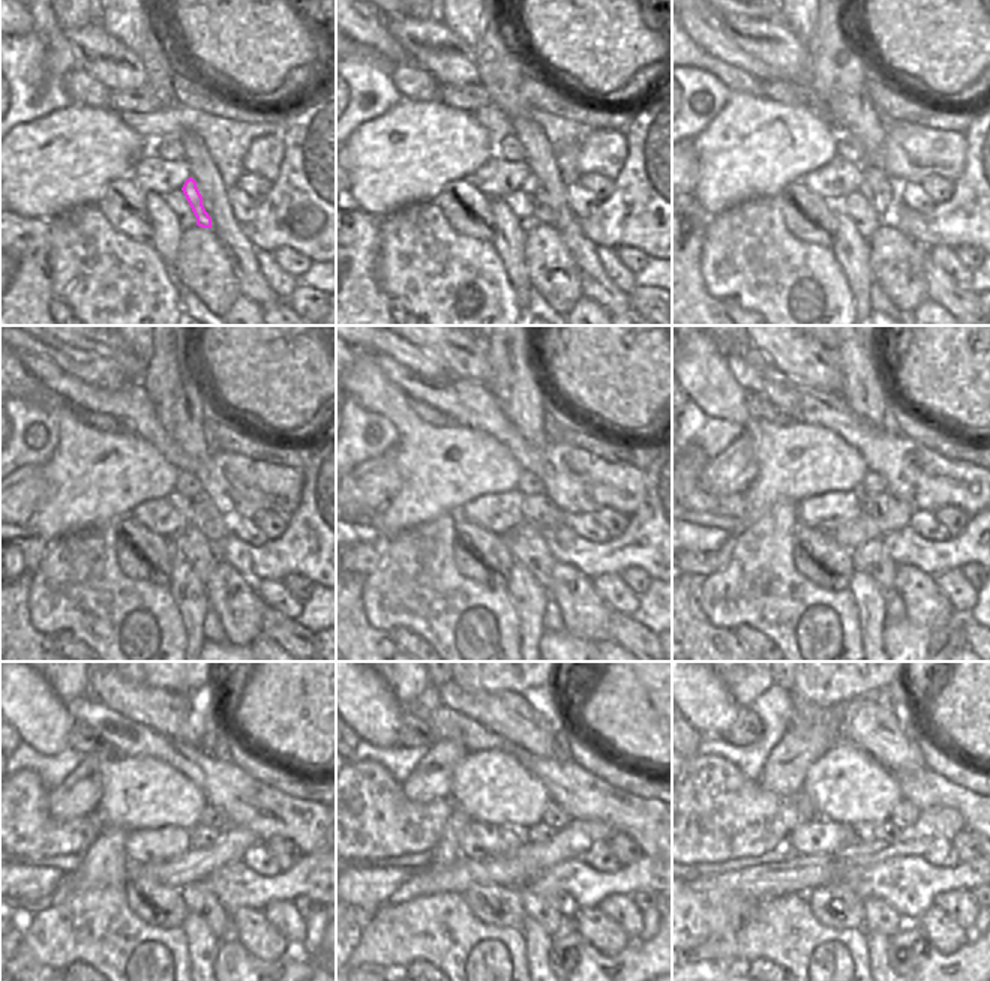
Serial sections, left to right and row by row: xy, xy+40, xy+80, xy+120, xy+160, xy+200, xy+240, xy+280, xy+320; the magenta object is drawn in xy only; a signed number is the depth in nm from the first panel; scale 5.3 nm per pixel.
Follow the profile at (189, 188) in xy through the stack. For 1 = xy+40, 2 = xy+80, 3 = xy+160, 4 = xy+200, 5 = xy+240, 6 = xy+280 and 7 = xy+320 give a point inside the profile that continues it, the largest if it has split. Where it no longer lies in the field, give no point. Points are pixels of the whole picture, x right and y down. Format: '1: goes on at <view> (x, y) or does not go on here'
1: goes on at xy+40 (542, 213)
2: goes on at xy+80 (882, 191)
3: goes on at xy+160 (539, 510)
4: goes on at xy+200 (879, 504)
5: goes on at xy+240 (201, 837)
6: goes on at xy+280 (540, 833)
7: goes on at xy+320 (885, 830)

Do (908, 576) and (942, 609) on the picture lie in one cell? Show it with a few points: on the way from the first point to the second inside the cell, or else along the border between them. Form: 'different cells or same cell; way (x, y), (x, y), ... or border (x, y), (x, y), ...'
same cell; way (917, 585), (933, 602)

